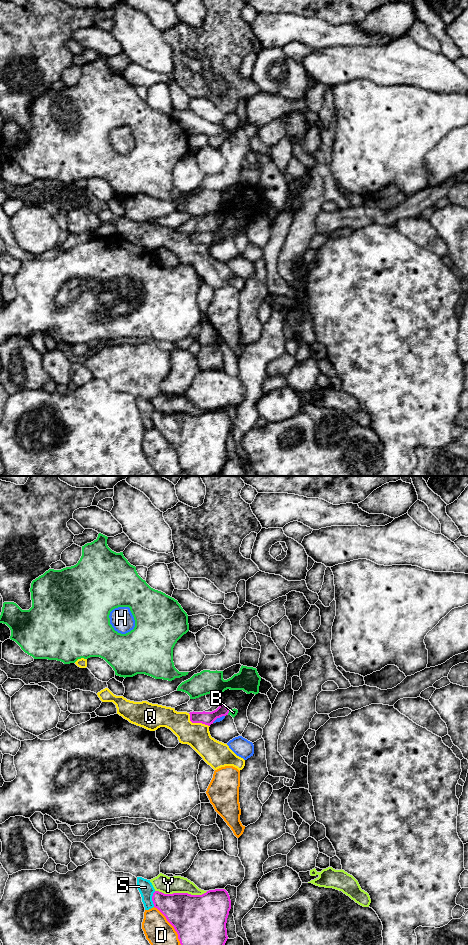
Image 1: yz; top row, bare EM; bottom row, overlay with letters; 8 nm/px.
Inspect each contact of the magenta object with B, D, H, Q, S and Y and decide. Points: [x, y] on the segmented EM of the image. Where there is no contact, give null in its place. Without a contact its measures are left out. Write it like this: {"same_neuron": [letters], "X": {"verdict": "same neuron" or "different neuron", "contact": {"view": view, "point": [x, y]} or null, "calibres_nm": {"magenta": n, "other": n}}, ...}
{"same_neuron": [], "B": {"verdict": "different neuron", "contact": {"view": "yz", "point": [228, 712]}, "calibres_nm": {"magenta": 110, "other": 60}}, "D": {"verdict": "different neuron", "contact": {"view": "yz", "point": [171, 924]}, "calibres_nm": {"magenta": 400, "other": 220}}, "H": {"verdict": "different neuron", "contact": {"view": "yz", "point": [218, 717]}, "calibres_nm": {"magenta": 110, "other": 30}}, "Q": {"verdict": "different neuron", "contact": {"view": "yz", "point": [196, 722]}, "calibres_nm": {"magenta": 110, "other": 200}}, "S": {"verdict": "different neuron", "contact": {"view": "yz", "point": [152, 899]}, "calibres_nm": {"magenta": 280, "other": 120}}, "Y": {"verdict": "different neuron", "contact": {"view": "yz", "point": [181, 893]}, "calibres_nm": {"magenta": 400, "other": 140}}}

